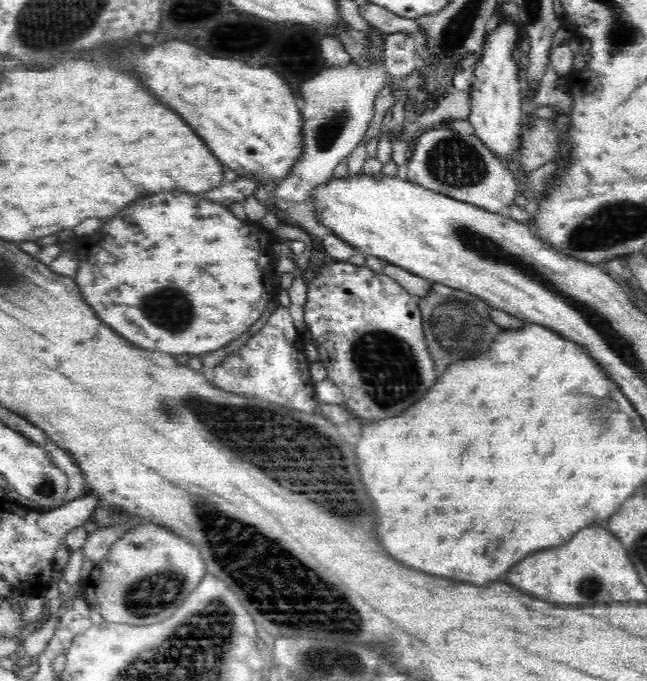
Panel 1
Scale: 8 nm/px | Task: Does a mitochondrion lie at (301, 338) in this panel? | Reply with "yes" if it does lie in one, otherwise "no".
no

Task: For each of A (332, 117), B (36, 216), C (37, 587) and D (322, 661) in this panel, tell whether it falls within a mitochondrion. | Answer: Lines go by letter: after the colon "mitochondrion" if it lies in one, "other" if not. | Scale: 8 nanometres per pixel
A: mitochondrion
B: other
C: other
D: mitochondrion

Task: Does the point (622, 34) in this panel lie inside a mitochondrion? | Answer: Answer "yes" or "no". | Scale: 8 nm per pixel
yes

